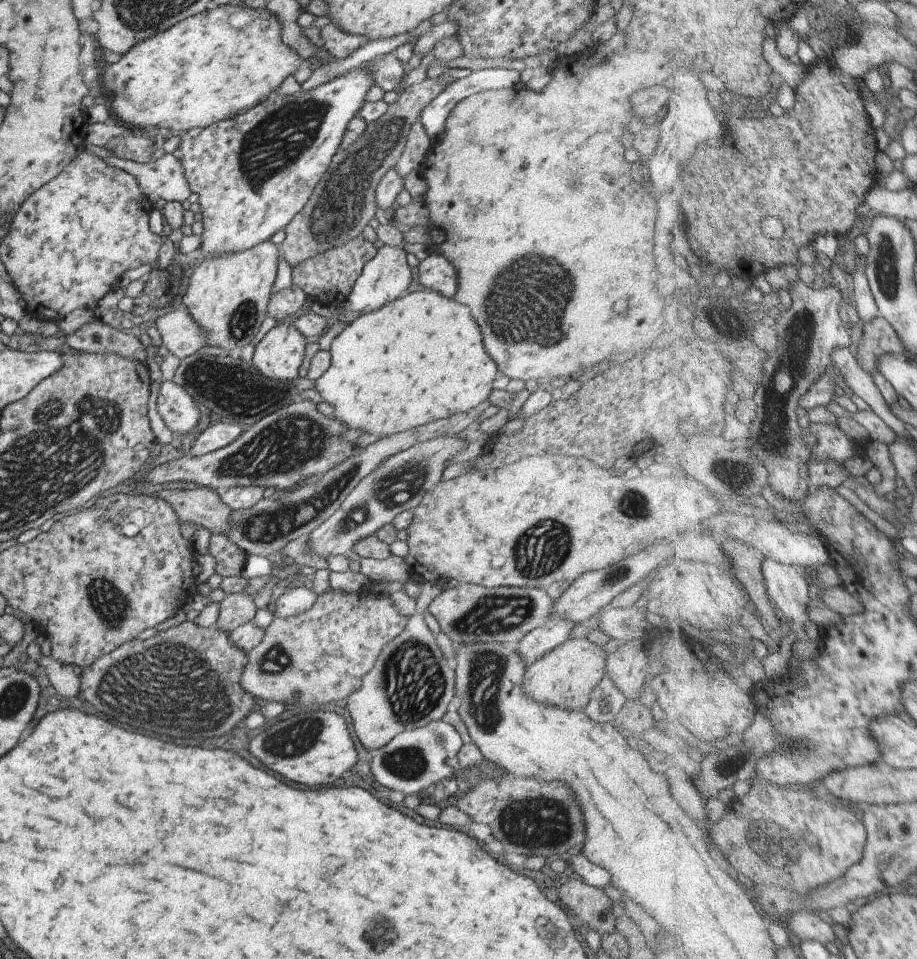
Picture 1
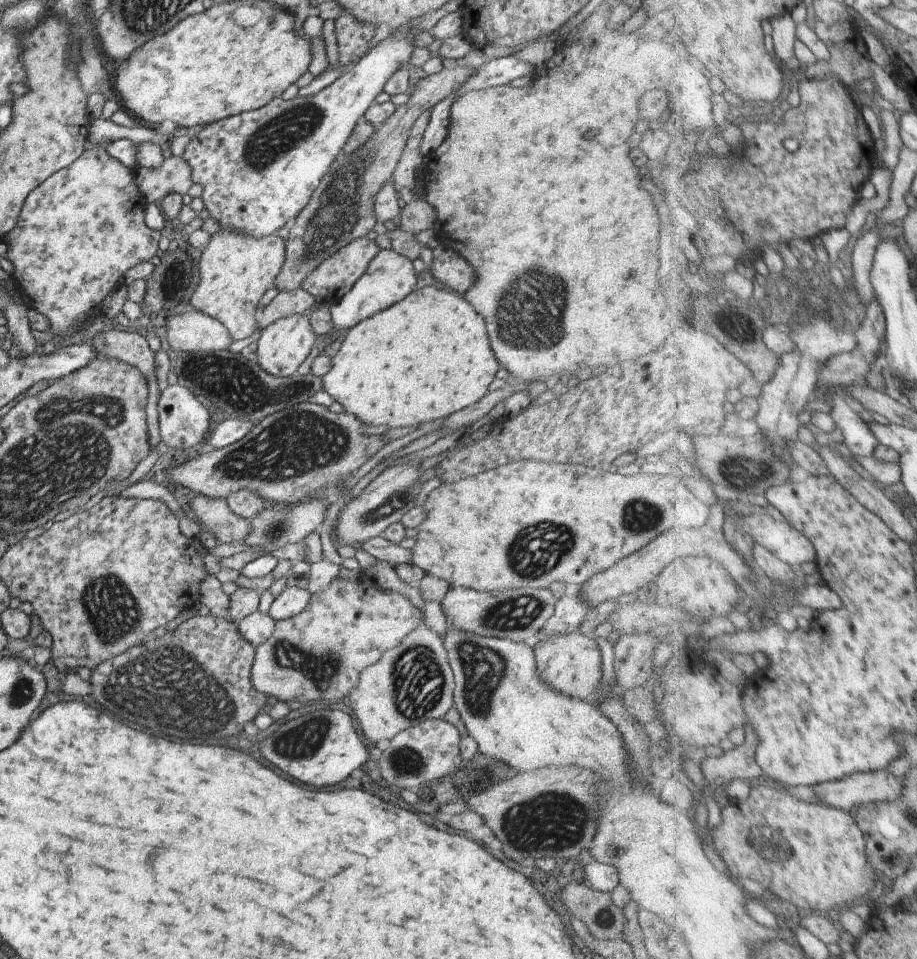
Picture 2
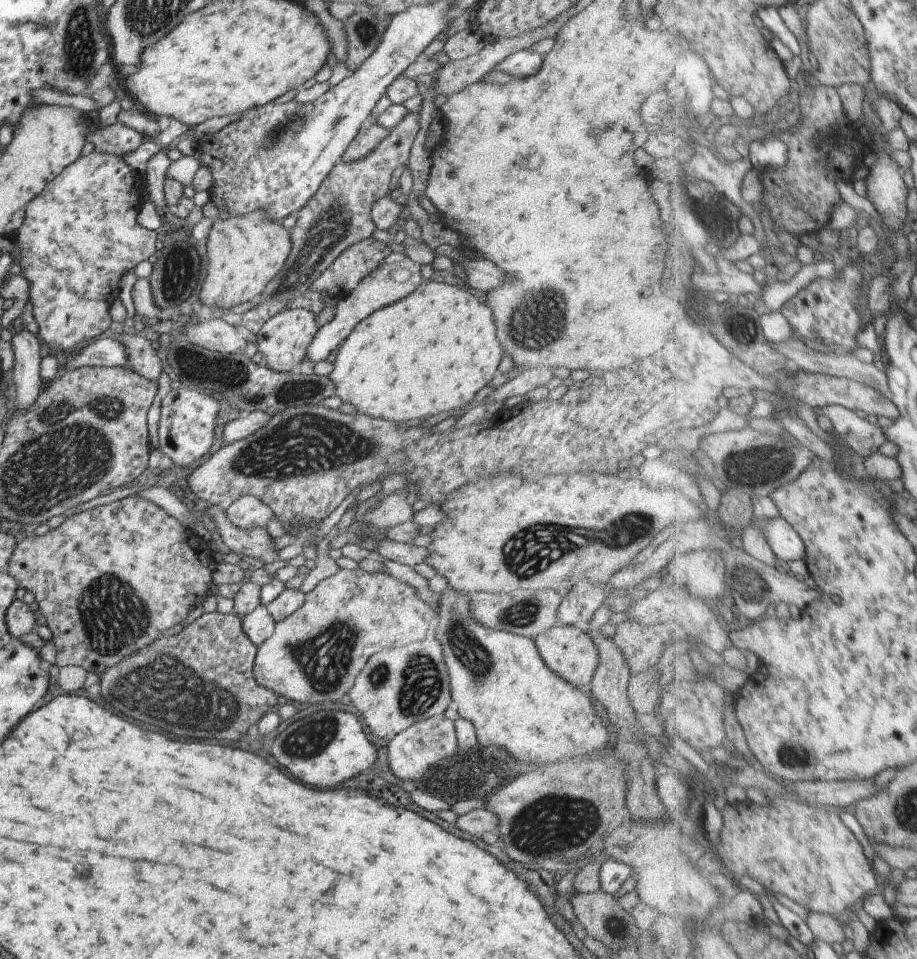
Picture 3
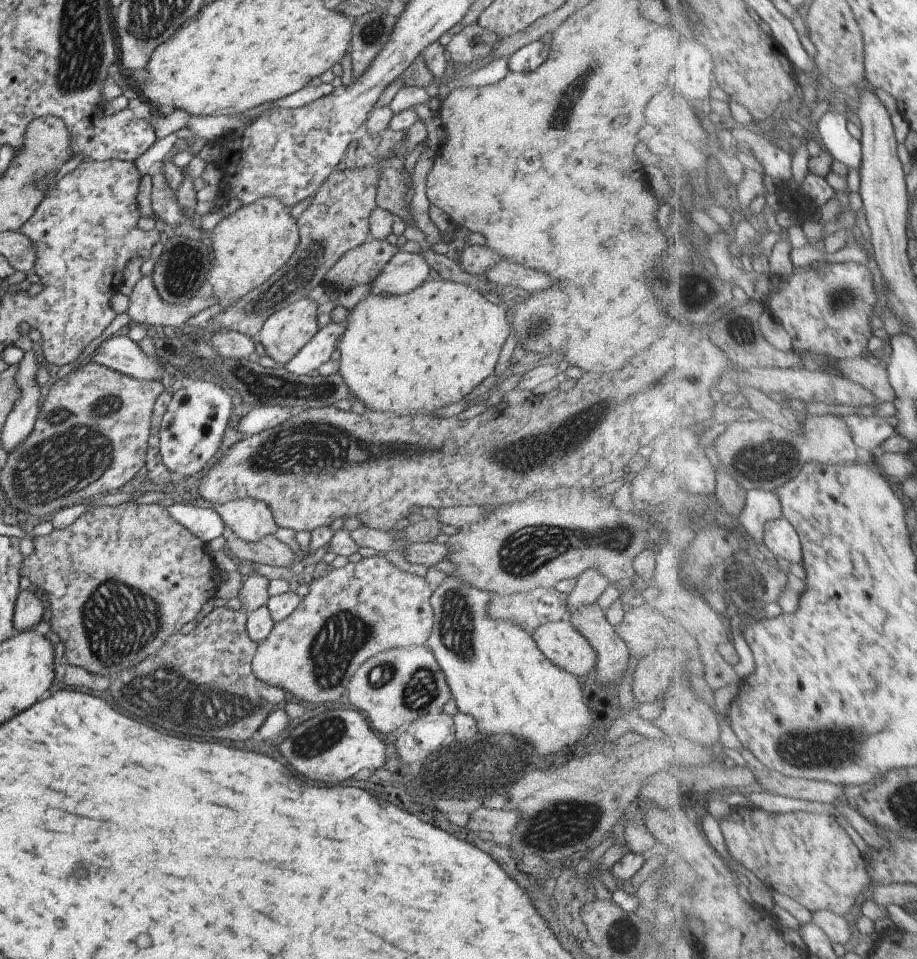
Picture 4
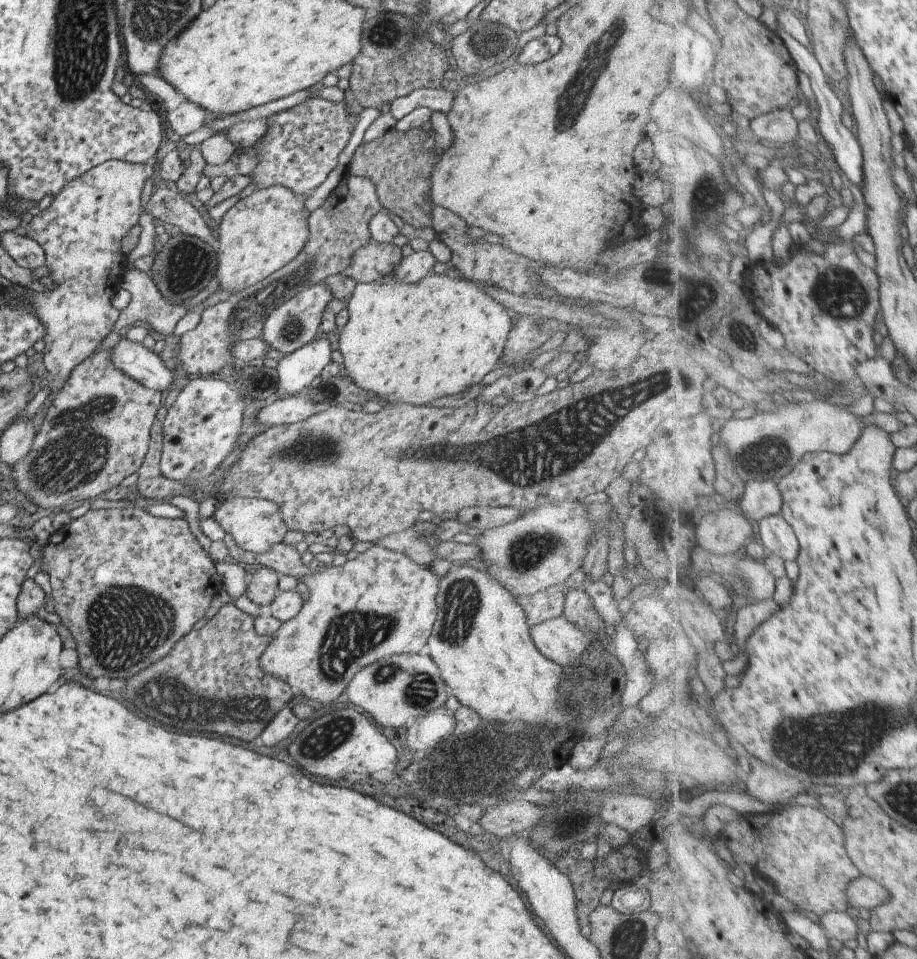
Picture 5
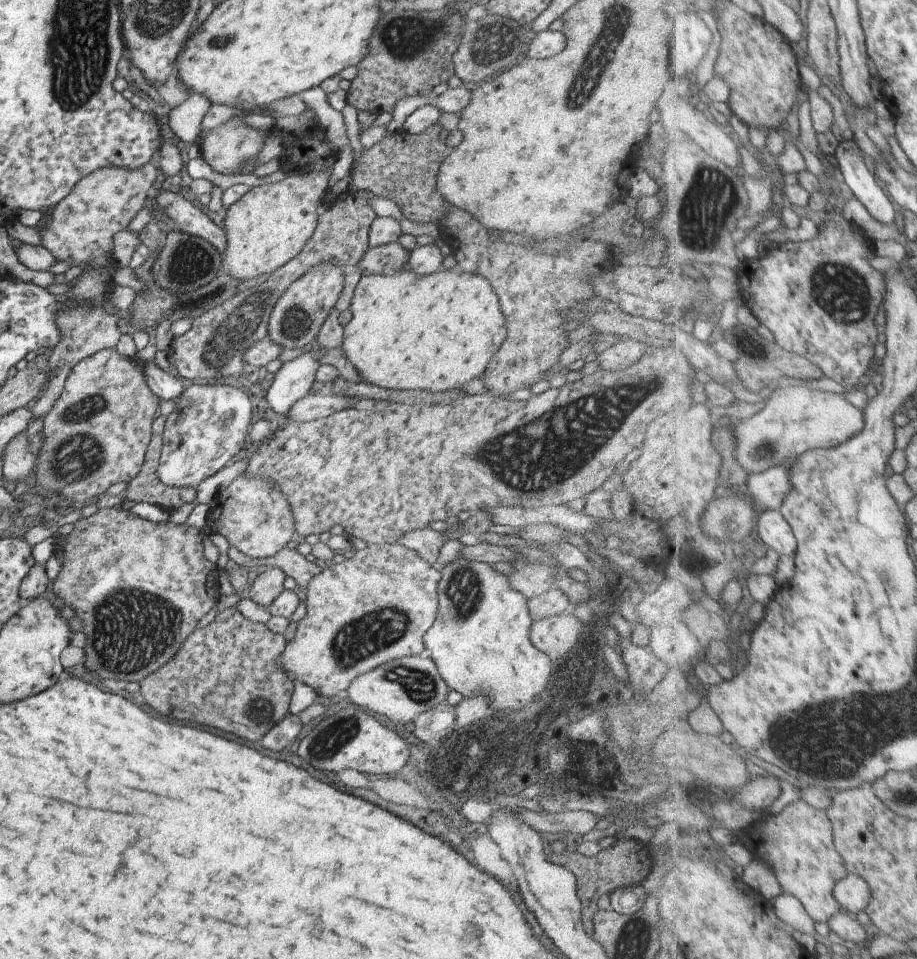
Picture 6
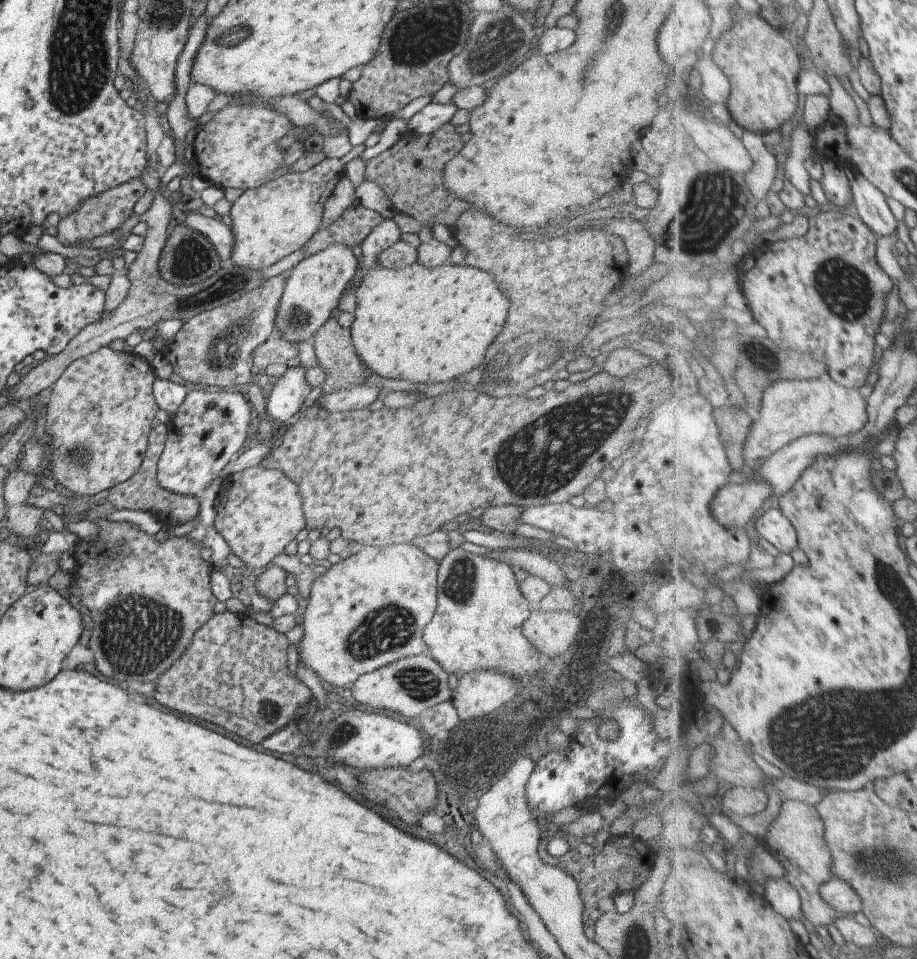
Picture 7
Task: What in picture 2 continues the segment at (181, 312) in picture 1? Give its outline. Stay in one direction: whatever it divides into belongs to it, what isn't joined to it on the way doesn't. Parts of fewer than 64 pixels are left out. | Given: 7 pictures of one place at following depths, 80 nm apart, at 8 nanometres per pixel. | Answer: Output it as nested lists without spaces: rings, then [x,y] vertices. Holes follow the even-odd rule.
[[[199,311],[166,314],[164,326],[165,340],[175,352],[221,351],[231,342],[220,322]]]

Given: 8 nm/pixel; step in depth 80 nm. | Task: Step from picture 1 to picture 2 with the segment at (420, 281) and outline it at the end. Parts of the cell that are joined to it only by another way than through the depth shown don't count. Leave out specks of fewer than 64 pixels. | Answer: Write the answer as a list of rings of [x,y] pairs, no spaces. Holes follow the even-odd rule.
[[[437,245],[431,249],[431,256],[429,272],[433,280],[444,284],[446,290],[461,295],[472,285],[476,273],[455,251]]]

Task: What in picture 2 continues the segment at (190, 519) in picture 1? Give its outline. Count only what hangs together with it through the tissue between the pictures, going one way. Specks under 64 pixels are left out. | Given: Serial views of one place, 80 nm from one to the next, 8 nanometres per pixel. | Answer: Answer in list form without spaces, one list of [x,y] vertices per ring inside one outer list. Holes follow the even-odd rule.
[[[195,495],[187,505],[191,506],[190,511],[186,510],[189,516],[199,520],[204,530],[211,532],[220,543],[243,543],[245,540],[249,524],[231,514],[226,499]]]

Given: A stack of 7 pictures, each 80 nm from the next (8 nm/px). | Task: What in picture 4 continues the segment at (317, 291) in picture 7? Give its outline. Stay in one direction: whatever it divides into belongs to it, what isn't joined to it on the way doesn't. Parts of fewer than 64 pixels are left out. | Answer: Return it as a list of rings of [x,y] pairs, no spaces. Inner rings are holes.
[[[306,295],[304,298],[299,298],[297,302],[269,314],[256,337],[257,342],[263,346],[263,350],[267,353],[266,356],[282,366],[289,358],[297,354],[315,336],[315,332],[319,328],[315,308],[317,308],[315,300],[311,300]]]

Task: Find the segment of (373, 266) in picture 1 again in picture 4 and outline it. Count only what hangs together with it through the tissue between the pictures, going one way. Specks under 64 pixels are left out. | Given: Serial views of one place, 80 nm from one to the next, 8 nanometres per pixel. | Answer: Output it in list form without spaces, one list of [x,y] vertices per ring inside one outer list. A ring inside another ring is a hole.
[[[398,252],[371,280],[371,294],[406,294],[429,278],[430,267],[419,254]],[[331,321],[331,324],[319,327],[315,336],[282,365],[283,370],[293,376],[308,376],[311,371],[318,370],[330,361],[335,342],[345,332],[345,326],[346,322]]]

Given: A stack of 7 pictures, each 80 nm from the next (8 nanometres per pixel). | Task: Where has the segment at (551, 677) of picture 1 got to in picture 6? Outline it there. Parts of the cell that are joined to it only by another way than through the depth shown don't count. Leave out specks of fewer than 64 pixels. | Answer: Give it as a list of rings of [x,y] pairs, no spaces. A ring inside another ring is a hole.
[[[569,611],[564,612],[561,616],[533,621],[530,624],[530,642],[536,650],[546,655],[551,662],[564,661],[575,650],[581,627],[582,624]]]

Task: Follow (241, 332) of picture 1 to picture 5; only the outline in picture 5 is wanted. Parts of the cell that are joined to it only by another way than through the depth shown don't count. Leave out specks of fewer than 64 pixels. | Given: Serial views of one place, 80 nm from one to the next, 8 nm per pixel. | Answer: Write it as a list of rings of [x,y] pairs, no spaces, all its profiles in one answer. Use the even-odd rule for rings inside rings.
[[[267,186],[241,198],[223,214],[218,222],[215,245],[215,278],[220,290],[235,293],[254,286],[299,254],[309,236],[309,212],[303,202],[310,193],[293,194],[283,186]]]

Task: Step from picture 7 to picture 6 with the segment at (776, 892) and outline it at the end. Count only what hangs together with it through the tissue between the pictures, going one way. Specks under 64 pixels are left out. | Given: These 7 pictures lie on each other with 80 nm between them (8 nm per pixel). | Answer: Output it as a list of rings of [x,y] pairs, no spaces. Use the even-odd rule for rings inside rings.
[[[782,891],[781,896],[775,896],[770,901],[774,905],[776,914],[786,924],[793,926],[793,929],[807,932],[807,934],[815,937],[815,934],[817,934],[815,932],[815,922],[809,916],[809,912],[805,910],[804,905],[799,901],[797,896]]]

